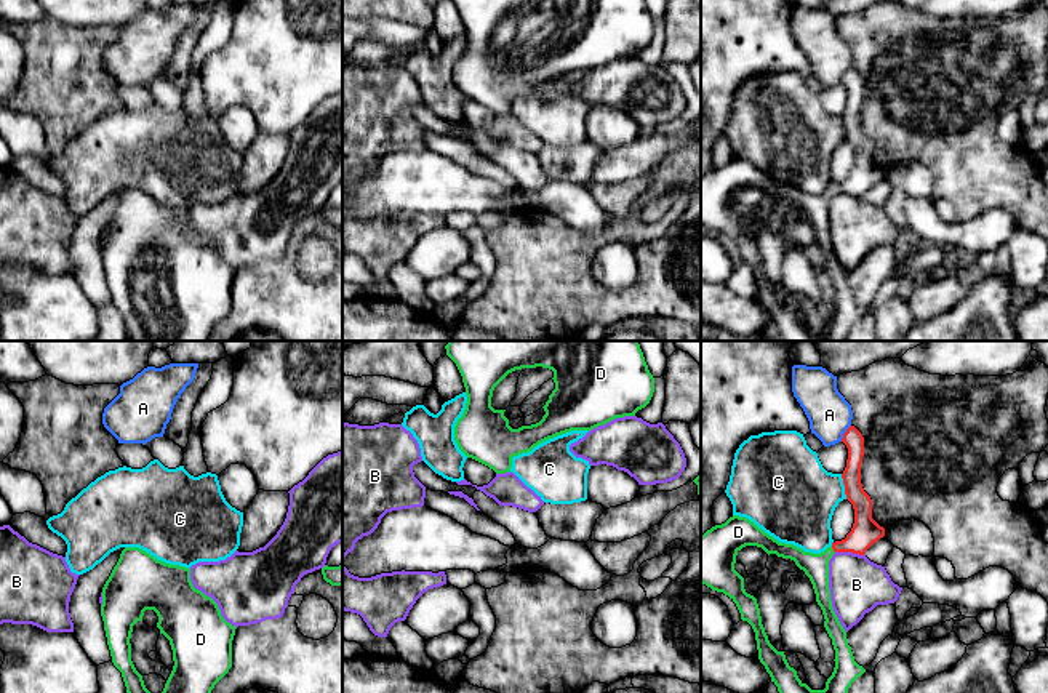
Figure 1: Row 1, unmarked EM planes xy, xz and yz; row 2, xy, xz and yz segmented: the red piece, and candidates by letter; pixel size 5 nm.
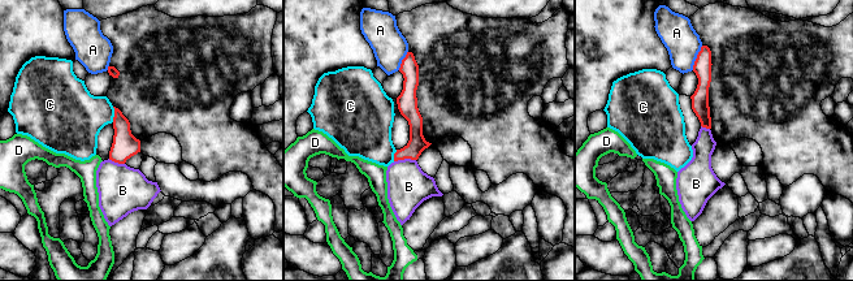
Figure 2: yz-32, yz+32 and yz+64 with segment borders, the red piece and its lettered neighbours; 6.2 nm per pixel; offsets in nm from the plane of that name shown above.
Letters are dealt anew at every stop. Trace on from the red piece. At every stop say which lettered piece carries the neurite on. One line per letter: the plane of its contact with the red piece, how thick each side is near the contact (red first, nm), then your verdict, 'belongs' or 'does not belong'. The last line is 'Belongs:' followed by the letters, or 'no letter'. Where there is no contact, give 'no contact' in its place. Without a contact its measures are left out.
A: yz | 100/220 nm | does not belong
B: yz | 140/280 nm | does not belong
C: yz | 140/400 nm | does not belong
D: yz | 140/130 nm | belongs
Belongs: D

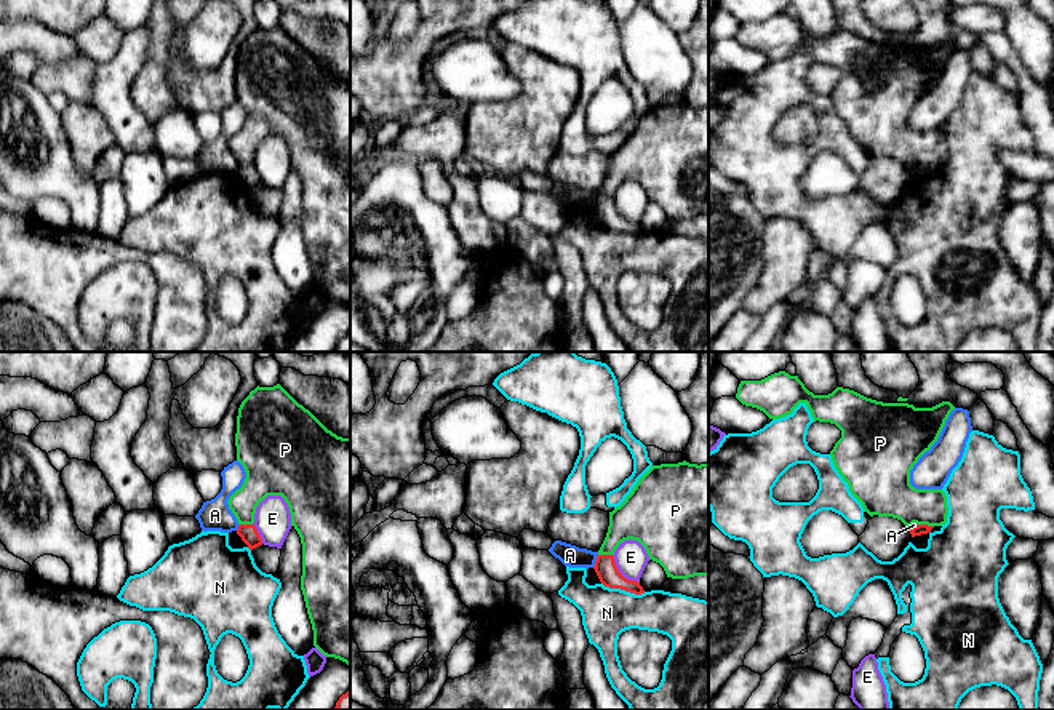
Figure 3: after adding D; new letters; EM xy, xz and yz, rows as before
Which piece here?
A: xz | 110/110 nm | does not belong
E: xz | 110/160 nm | does not belong
N: xz | 110/240 nm | does not belong
P: yz | 50/240 nm | does not belong
Belongs: no letter

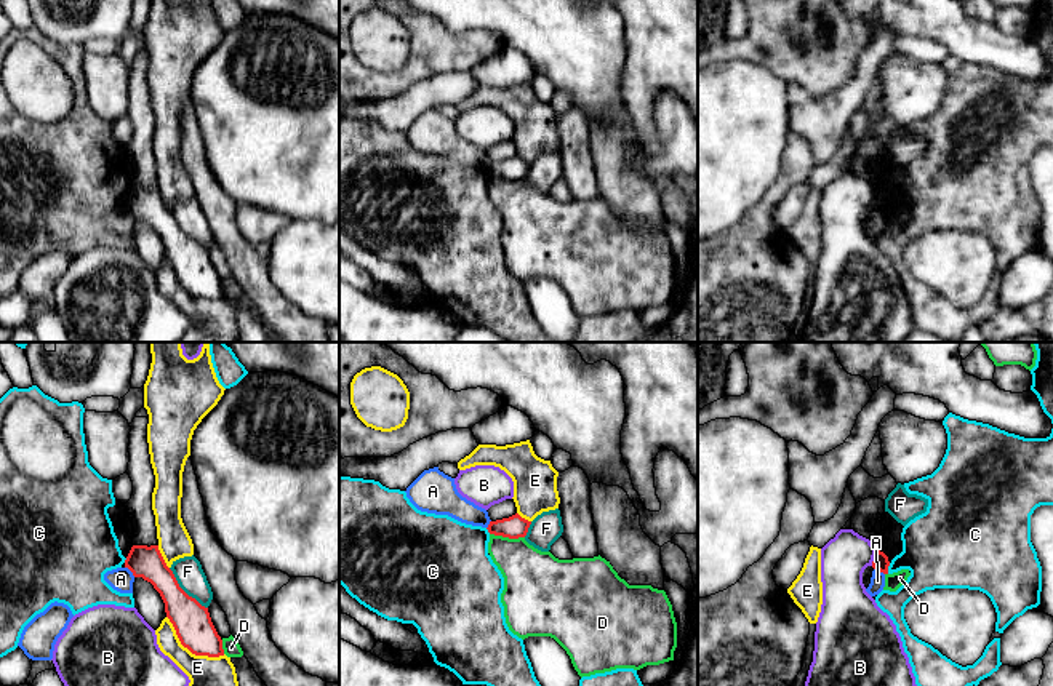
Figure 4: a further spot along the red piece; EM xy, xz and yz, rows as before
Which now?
A: xy | 160/120 nm | does not belong
B: yz | 80/240 nm | does not belong
C: yz | 80/320 nm | does not belong
D: xz | 120/280 nm | does not belong
E: xy | 190/260 nm | does not belong
F: xy | 190/140 nm | does not belong
Belongs: no letter

